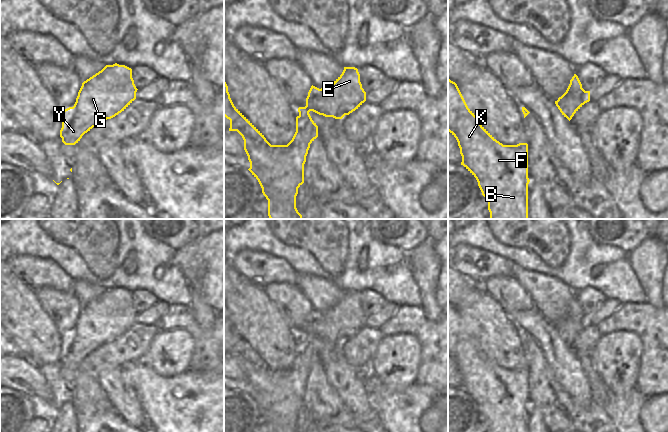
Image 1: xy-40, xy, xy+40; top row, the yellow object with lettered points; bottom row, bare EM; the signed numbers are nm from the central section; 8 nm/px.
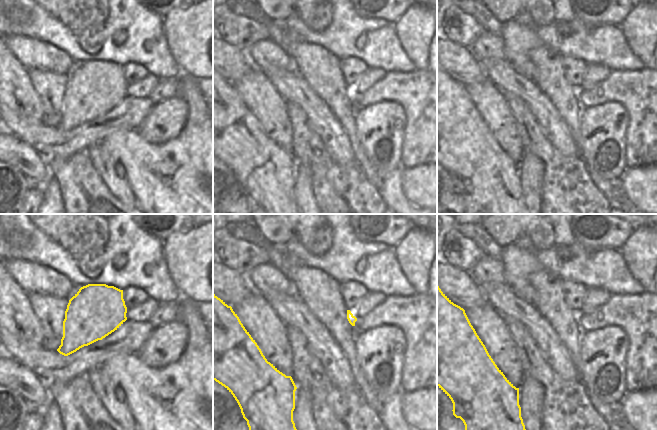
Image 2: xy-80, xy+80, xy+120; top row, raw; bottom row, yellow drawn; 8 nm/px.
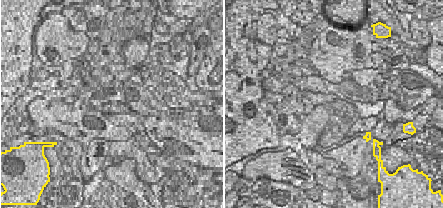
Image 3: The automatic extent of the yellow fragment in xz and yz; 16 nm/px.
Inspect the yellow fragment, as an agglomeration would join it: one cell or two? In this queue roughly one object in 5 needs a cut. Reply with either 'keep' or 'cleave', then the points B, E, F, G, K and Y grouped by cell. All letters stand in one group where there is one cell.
keep; B E F G K Y

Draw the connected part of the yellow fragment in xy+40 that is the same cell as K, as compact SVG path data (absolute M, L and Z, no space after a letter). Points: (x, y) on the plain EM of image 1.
M448 303L448 355L456 362L463 389L477 404L488 432L528 432L528 368L503 369L481 348L478 341L468 332L457 308Z

